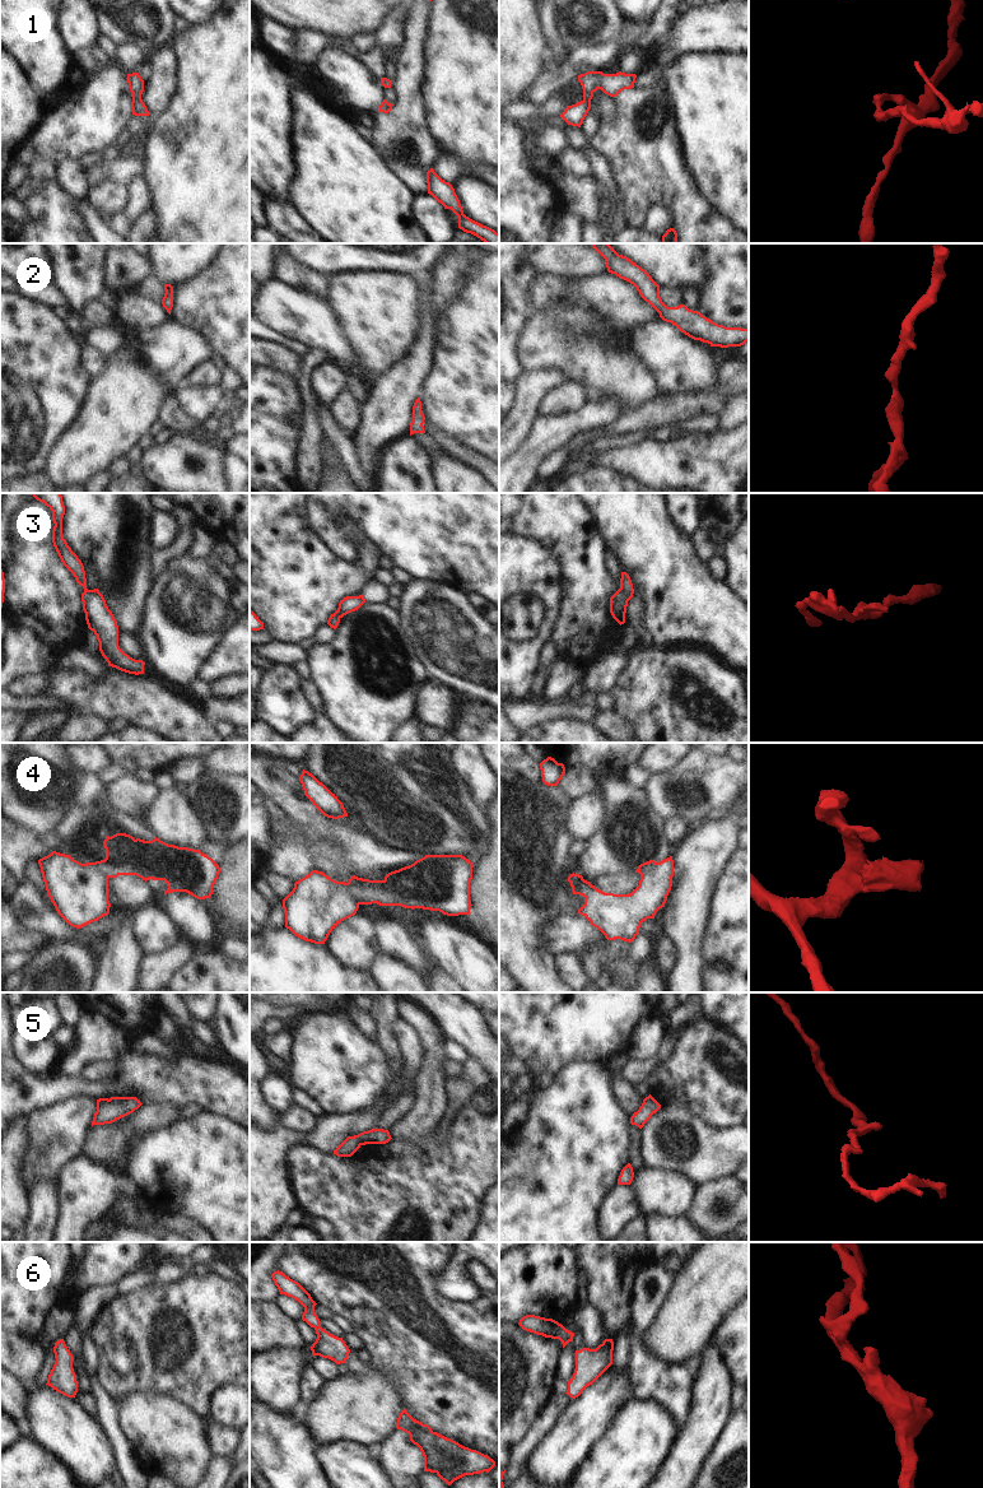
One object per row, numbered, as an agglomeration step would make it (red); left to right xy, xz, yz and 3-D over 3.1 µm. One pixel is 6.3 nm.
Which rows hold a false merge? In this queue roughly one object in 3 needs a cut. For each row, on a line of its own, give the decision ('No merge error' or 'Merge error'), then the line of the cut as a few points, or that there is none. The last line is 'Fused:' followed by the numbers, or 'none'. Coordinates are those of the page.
1: No merge error. No split
2: No merge error. No split
3: No merge error. No split
4: Merge error. Split along xz (346, 883), (358, 905)
5: No merge error. No split
6: No merge error. No split
Fused: 4.

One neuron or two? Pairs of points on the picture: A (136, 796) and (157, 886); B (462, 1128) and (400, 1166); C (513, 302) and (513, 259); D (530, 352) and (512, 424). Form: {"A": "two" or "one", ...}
{"A": "two", "B": "one", "C": "one", "D": "two"}

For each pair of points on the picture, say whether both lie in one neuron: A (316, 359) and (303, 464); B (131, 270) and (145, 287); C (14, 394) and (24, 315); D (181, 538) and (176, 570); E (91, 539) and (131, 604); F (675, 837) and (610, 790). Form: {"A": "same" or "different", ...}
{"A": "same", "B": "different", "C": "same", "D": "different", "E": "same", "F": "different"}

